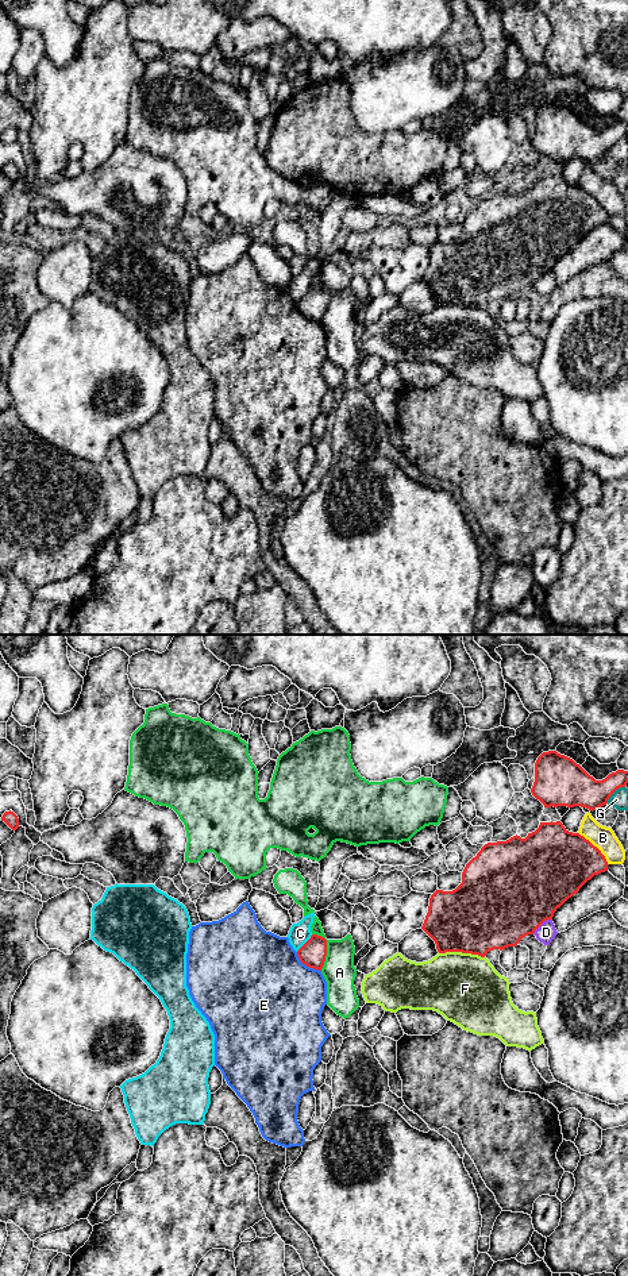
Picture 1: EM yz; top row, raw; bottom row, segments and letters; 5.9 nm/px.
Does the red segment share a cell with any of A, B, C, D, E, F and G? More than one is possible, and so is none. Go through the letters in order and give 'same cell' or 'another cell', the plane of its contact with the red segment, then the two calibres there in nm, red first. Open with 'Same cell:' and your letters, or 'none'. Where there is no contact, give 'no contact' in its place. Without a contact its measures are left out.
Same cell: none
A: another cell; meets red in yz; 160 nm thick on the red side, 190 nm on the other
B: another cell; meets red in yz; 400 nm thick on the red side, 140 nm on the other
C: another cell; meets red in yz; 160 nm thick on the red side, 120 nm on the other
D: another cell; meets red in yz; 500 nm thick on the red side, 110 nm on the other
E: another cell; meets red in yz; 160 nm thick on the red side, 500 nm on the other
F: another cell; meets red in yz; 440 nm thick on the red side, 420 nm on the other
G: another cell; meets red in yz; 240 nm thick on the red side, 110 nm on the other

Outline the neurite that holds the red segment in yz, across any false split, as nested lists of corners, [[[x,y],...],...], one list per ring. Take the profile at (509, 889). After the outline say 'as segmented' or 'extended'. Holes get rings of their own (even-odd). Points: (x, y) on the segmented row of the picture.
[[[560,821],[540,822],[525,839],[513,836],[506,841],[488,843],[462,872],[462,883],[452,891],[436,890],[429,898],[421,929],[435,941],[439,953],[462,952],[485,957],[489,951],[516,947],[535,930],[594,875],[608,871],[601,851],[579,833],[569,832]]] | as segmented

